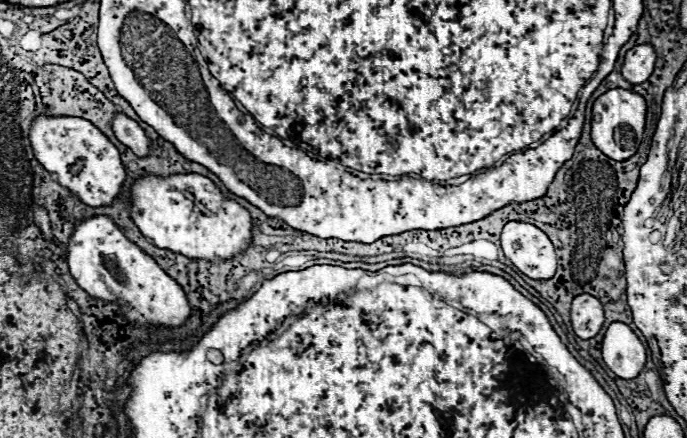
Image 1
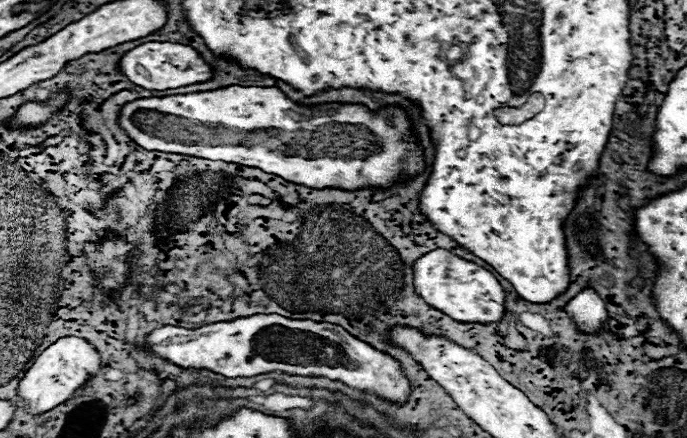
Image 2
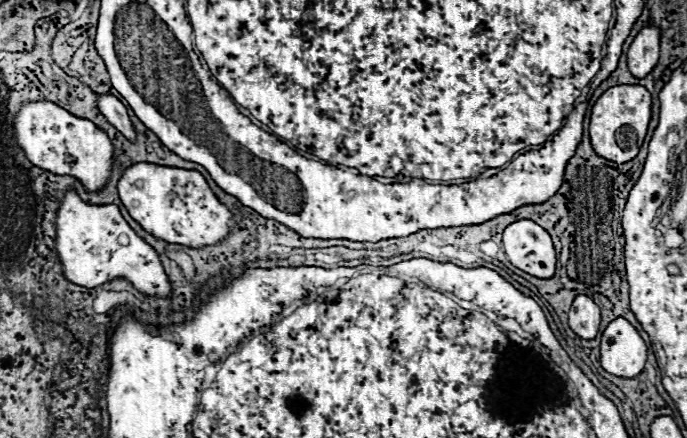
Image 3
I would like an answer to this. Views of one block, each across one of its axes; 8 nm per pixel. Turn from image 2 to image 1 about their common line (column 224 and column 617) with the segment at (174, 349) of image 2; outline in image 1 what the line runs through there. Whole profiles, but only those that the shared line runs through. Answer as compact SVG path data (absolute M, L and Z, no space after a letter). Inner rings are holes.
M612 322L602 342L602 360L618 378L630 380L644 368L646 348L628 324Z

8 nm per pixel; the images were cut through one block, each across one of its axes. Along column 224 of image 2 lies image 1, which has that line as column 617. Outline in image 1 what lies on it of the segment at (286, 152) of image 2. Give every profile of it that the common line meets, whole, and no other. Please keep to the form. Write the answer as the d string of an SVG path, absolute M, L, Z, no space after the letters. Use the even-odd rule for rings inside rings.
M614 88L606 94L598 96L592 106L592 142L594 146L604 152L608 158L622 162L636 154L642 134L644 134L644 120L646 120L646 100L626 88Z

